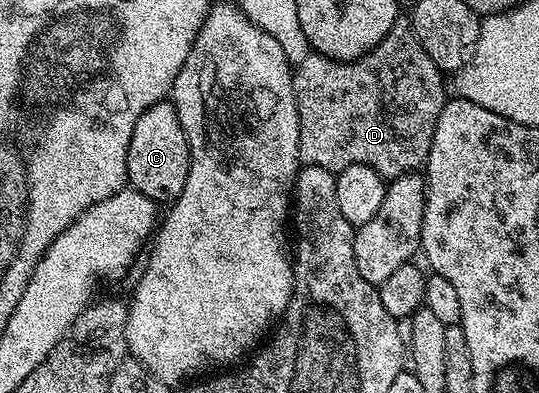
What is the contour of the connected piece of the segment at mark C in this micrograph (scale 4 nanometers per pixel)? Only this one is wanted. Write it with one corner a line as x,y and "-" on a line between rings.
171,100
154,104
146,112
142,112
142,116
138,116
126,156
131,189
142,192
142,196
154,203
171,204
176,201
182,188
186,188
188,164
191,160
186,132
178,120
176,106

